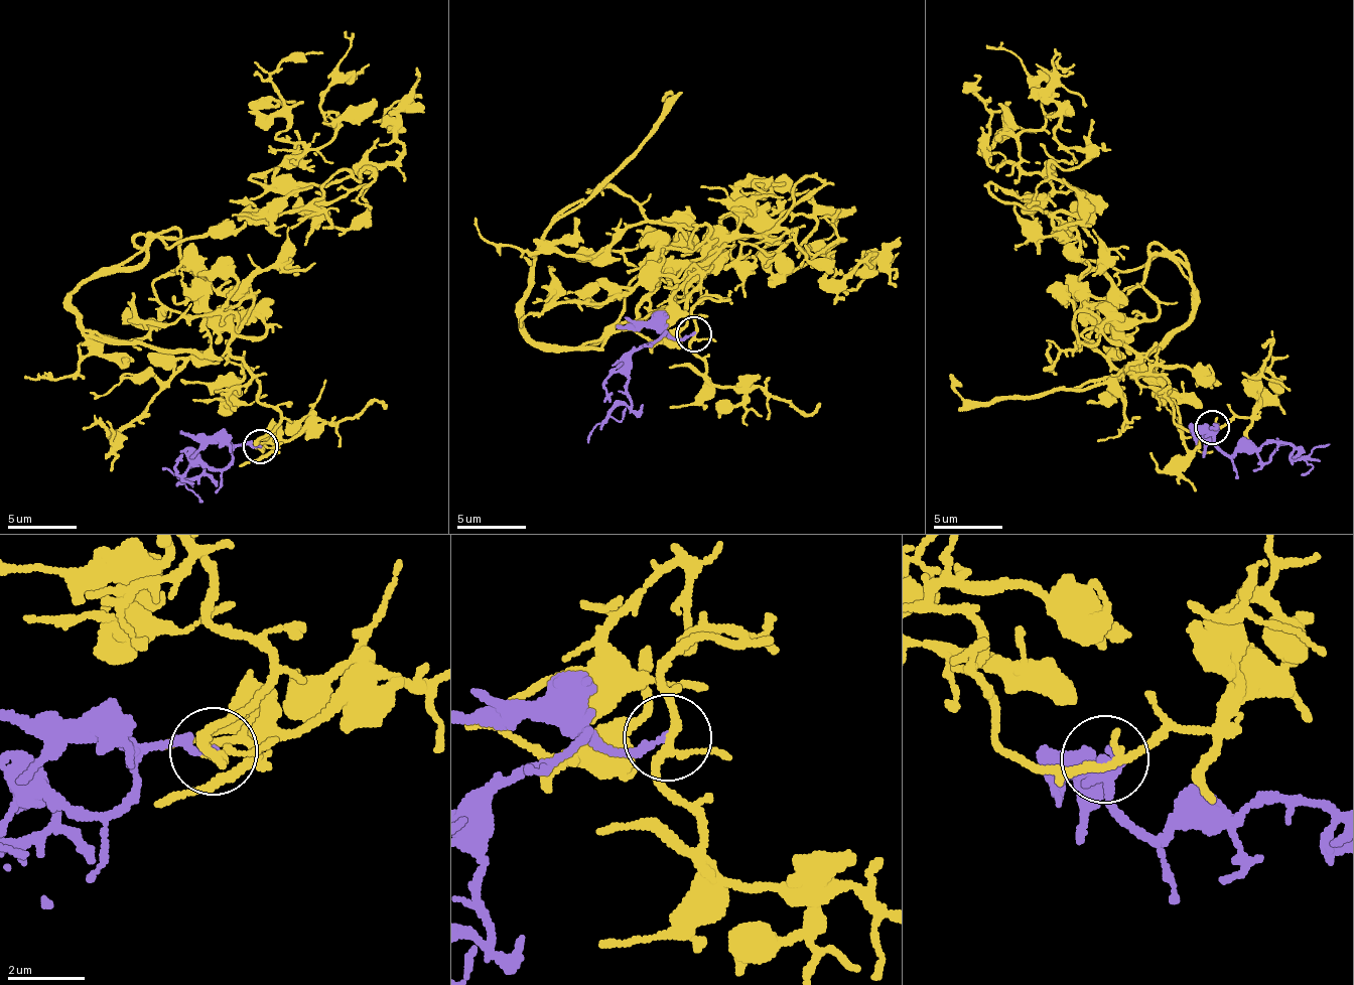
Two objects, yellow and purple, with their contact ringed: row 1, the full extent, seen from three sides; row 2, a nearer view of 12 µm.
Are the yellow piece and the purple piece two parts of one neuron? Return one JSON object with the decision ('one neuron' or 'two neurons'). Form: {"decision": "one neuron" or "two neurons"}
{"decision": "one neuron"}

